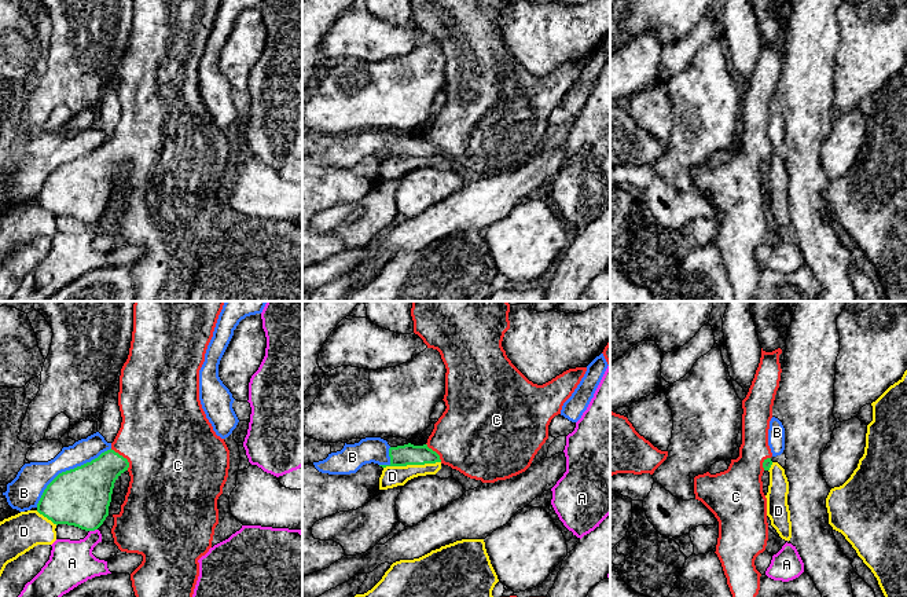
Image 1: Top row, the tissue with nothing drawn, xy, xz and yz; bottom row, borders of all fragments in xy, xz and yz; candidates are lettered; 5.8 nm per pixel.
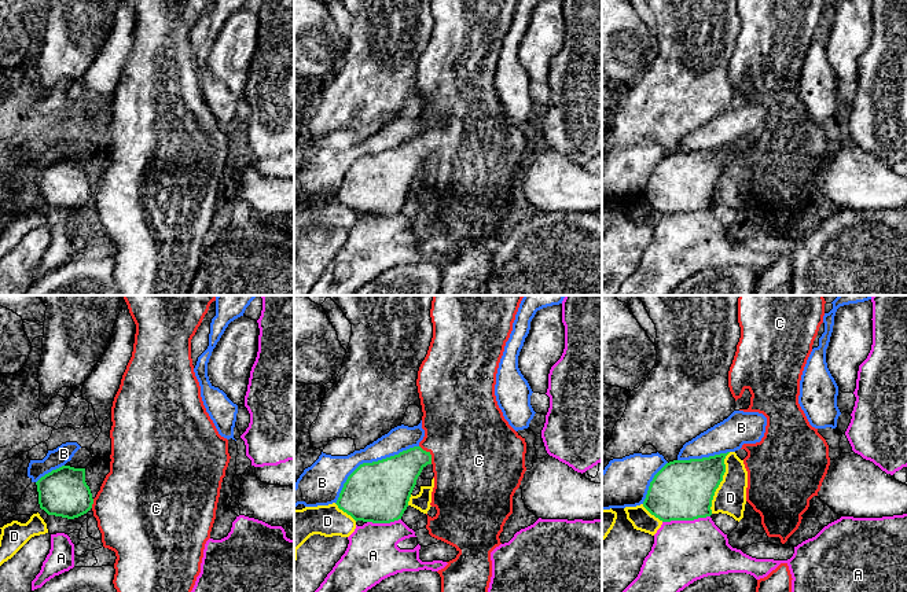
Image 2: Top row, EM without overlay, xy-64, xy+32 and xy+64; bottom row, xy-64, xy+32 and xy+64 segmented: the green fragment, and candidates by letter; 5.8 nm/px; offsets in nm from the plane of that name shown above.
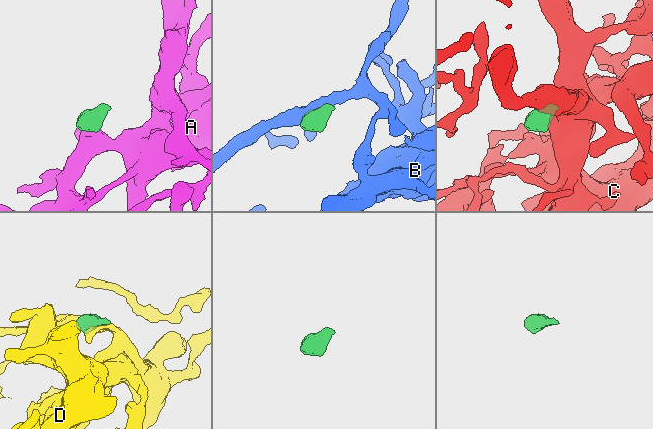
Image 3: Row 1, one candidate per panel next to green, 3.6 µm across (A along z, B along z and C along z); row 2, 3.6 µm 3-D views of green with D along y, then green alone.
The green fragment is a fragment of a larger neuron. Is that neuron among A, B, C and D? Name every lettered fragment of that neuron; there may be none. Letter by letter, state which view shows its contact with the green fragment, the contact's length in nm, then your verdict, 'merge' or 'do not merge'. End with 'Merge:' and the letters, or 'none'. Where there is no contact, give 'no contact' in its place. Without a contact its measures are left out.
A: xy | 50 nm | do not merge
B: xy | 550 nm | do not merge
C: xy | 170 nm | merge
D: xz | 340 nm | do not merge
Merge: C

